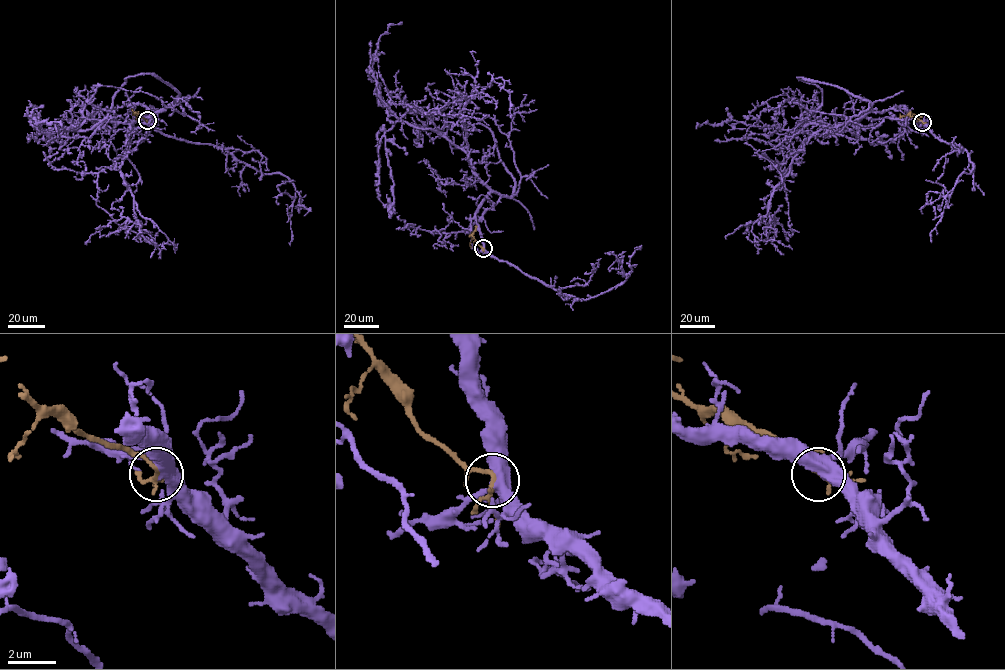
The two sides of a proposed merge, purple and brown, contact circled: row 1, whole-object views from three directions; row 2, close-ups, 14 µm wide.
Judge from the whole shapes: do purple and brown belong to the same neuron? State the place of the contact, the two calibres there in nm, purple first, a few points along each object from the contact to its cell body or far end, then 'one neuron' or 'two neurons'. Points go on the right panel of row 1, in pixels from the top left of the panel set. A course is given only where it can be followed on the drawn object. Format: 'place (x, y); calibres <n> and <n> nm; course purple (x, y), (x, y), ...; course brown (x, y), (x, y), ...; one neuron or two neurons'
place (922, 122); calibres 460 and 120 nm; course purple (922, 122), (864, 116), (837, 125), (806, 124), (803, 131), (779, 134), (731, 120), (698, 123), (696, 129); course brown (922, 122), (910, 115), (921, 117); one neuron

